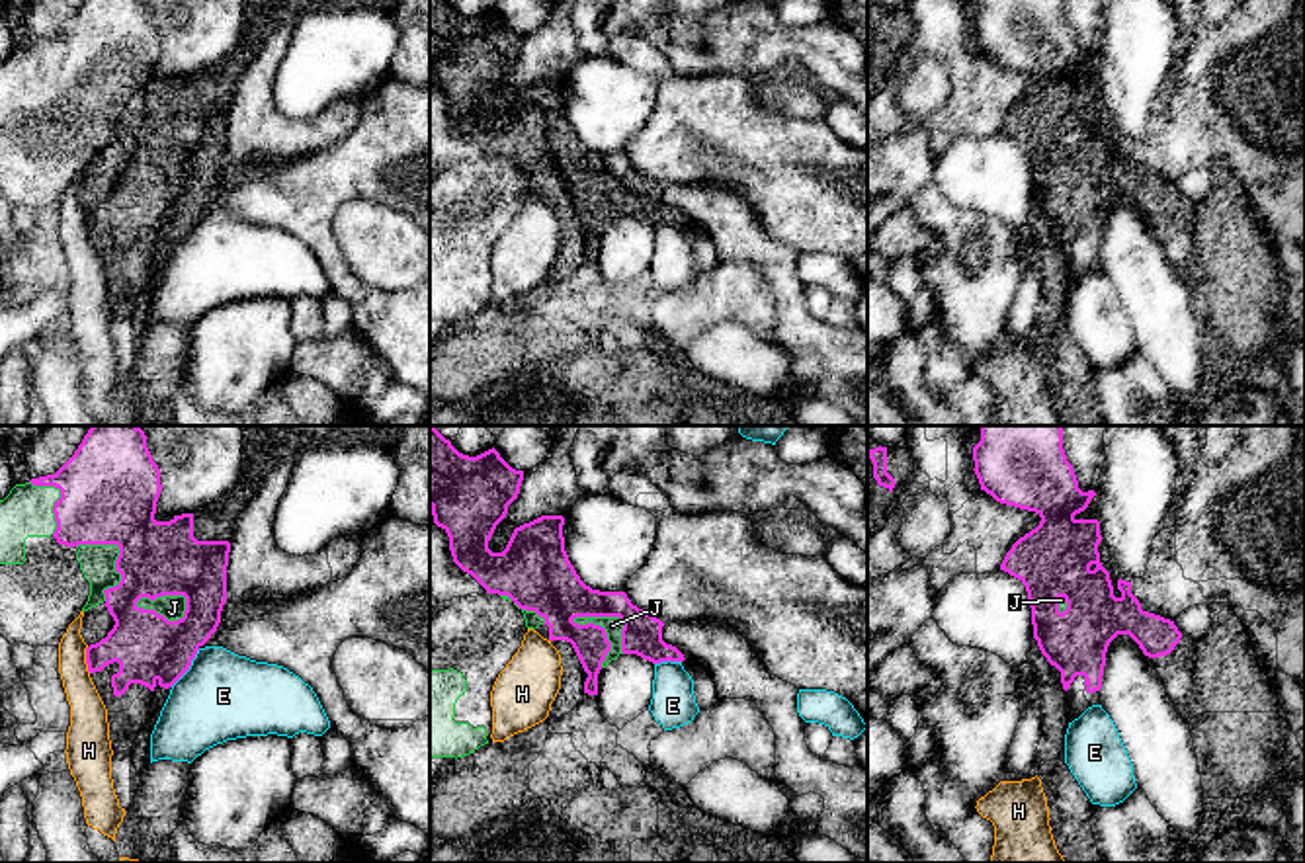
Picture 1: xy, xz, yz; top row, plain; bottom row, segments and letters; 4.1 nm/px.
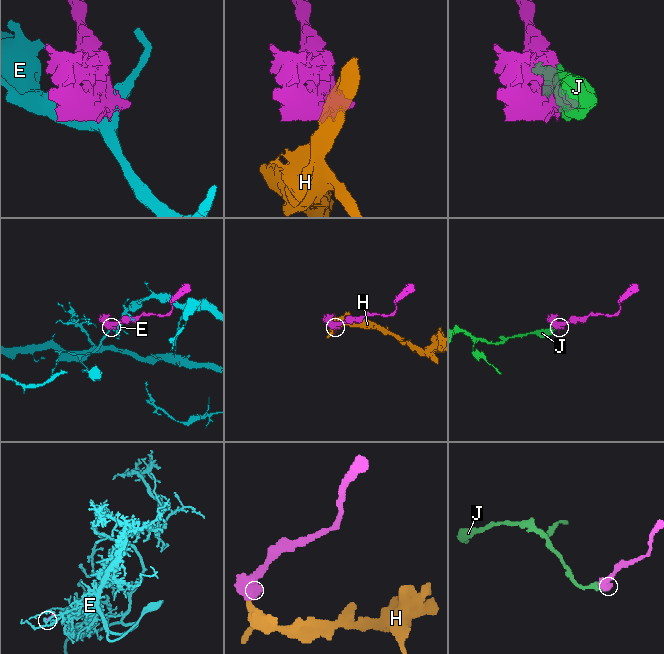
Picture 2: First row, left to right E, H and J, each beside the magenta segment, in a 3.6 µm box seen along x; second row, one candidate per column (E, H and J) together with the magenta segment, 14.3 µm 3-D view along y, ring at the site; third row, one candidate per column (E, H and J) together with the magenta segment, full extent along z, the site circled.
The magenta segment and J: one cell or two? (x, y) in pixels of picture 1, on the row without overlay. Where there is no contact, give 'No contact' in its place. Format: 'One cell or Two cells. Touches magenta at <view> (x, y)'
One cell. Touches magenta at xz (606, 196)

